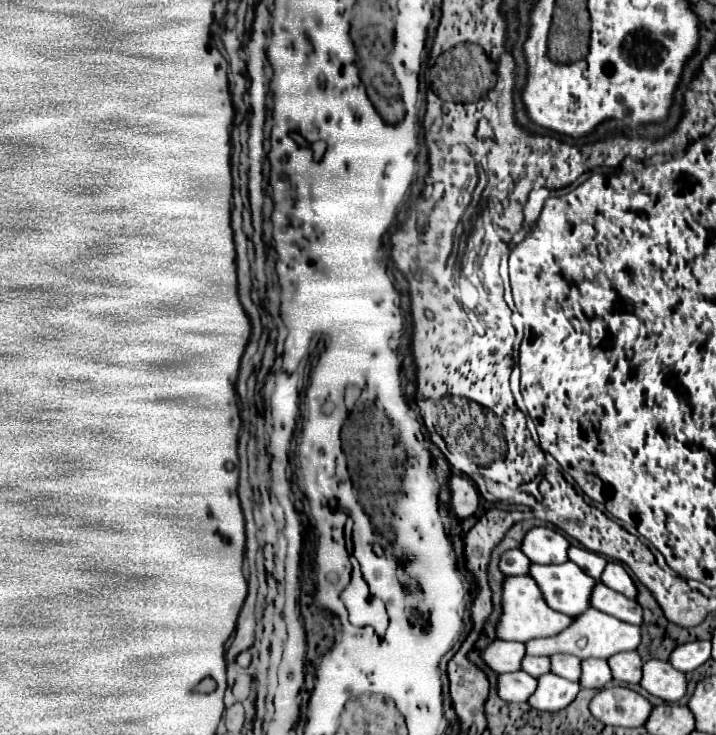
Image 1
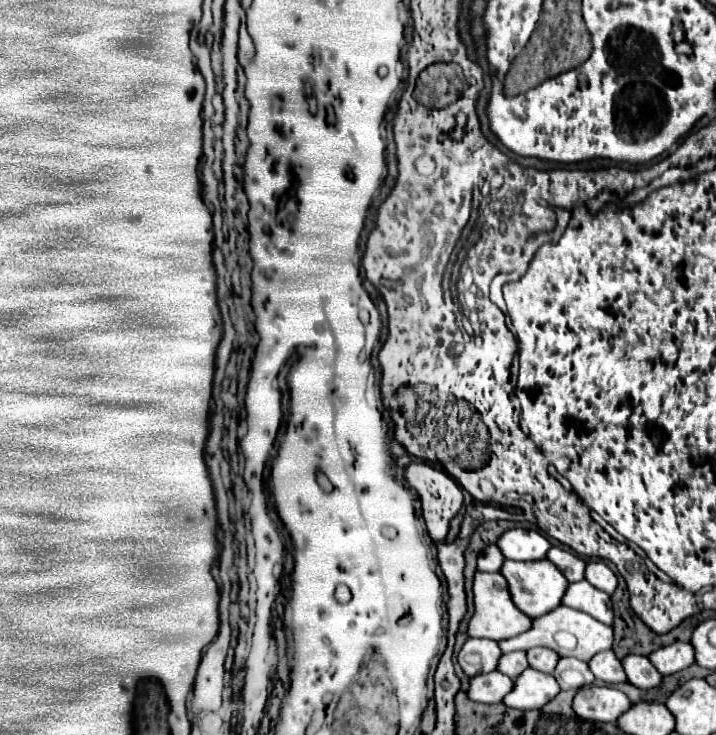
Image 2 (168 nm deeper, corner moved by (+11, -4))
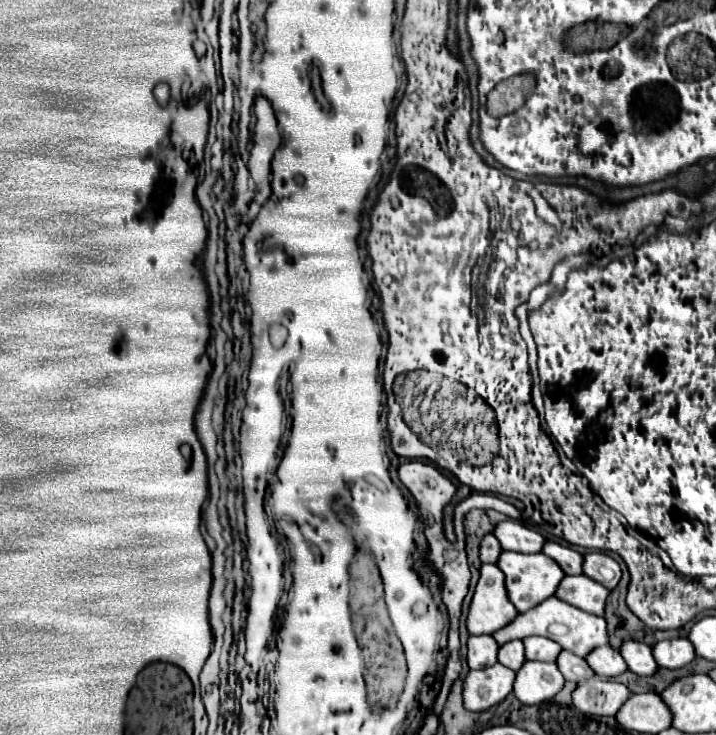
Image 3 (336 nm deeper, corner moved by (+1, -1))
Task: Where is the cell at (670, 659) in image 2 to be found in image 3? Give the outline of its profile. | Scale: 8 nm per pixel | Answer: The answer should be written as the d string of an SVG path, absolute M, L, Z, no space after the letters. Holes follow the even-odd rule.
M669 639L653 645L653 657L659 667L679 669L695 659L695 649L689 639Z

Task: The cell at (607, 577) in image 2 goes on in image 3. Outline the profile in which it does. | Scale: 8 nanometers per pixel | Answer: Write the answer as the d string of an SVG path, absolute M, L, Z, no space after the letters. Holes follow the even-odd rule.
M587 553L583 561L583 573L607 589L615 589L621 579L621 567L605 553Z

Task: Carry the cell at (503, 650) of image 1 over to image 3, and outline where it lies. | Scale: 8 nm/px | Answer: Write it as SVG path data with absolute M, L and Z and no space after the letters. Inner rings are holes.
M477 635L469 637L469 653L467 653L467 663L469 669L487 669L497 663L497 653L499 645L493 639L493 635Z

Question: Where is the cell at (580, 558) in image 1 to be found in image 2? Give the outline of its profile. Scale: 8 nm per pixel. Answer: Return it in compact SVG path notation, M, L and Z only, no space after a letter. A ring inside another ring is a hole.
M557 546L549 548L549 556L547 556L553 564L557 564L557 568L561 570L561 574L569 580L569 582L579 582L583 580L583 572L585 572L585 560L579 558L577 554L571 554L567 550L561 550Z

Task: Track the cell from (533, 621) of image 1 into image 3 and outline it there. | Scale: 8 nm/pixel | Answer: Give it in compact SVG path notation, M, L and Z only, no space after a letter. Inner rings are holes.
M481 565L481 579L471 599L467 629L471 635L495 633L509 625L519 611L511 603L505 587L505 575L497 565Z

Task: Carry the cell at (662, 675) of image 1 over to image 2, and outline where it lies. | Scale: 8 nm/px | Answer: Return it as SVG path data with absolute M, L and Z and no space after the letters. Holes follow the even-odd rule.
M625 656L621 660L627 680L631 684L635 684L641 690L649 690L661 684L661 674L657 672L657 668L649 662L647 656Z

